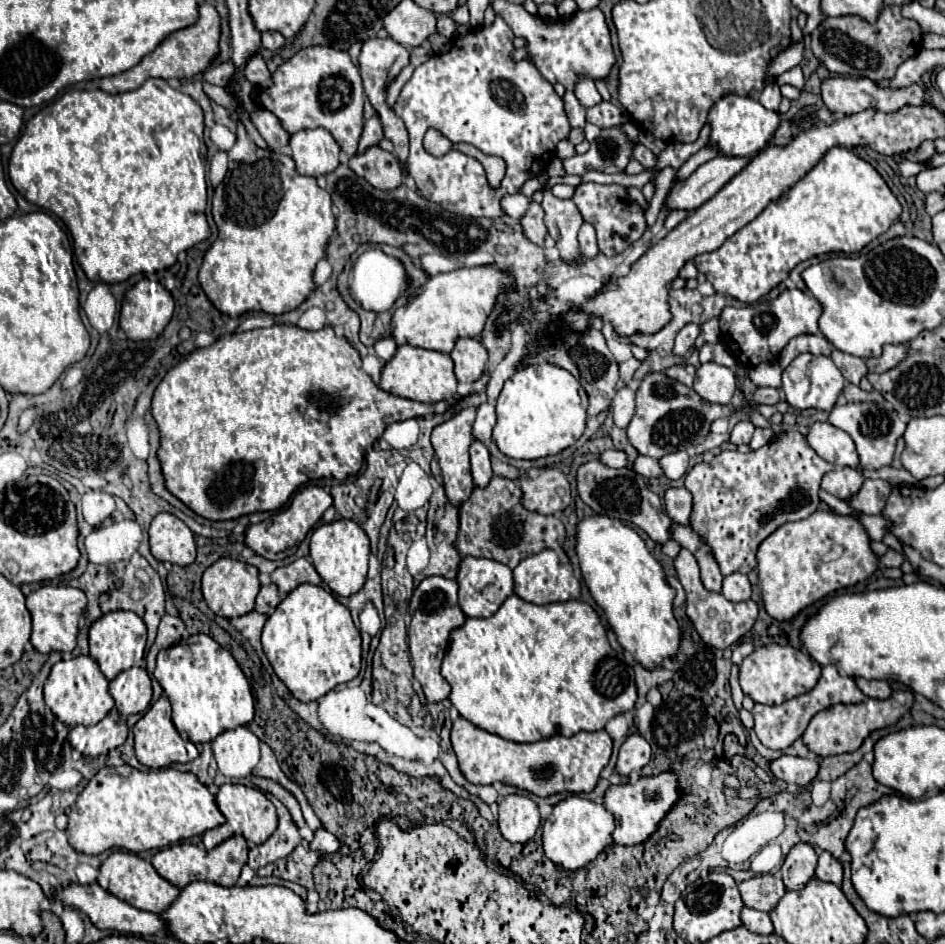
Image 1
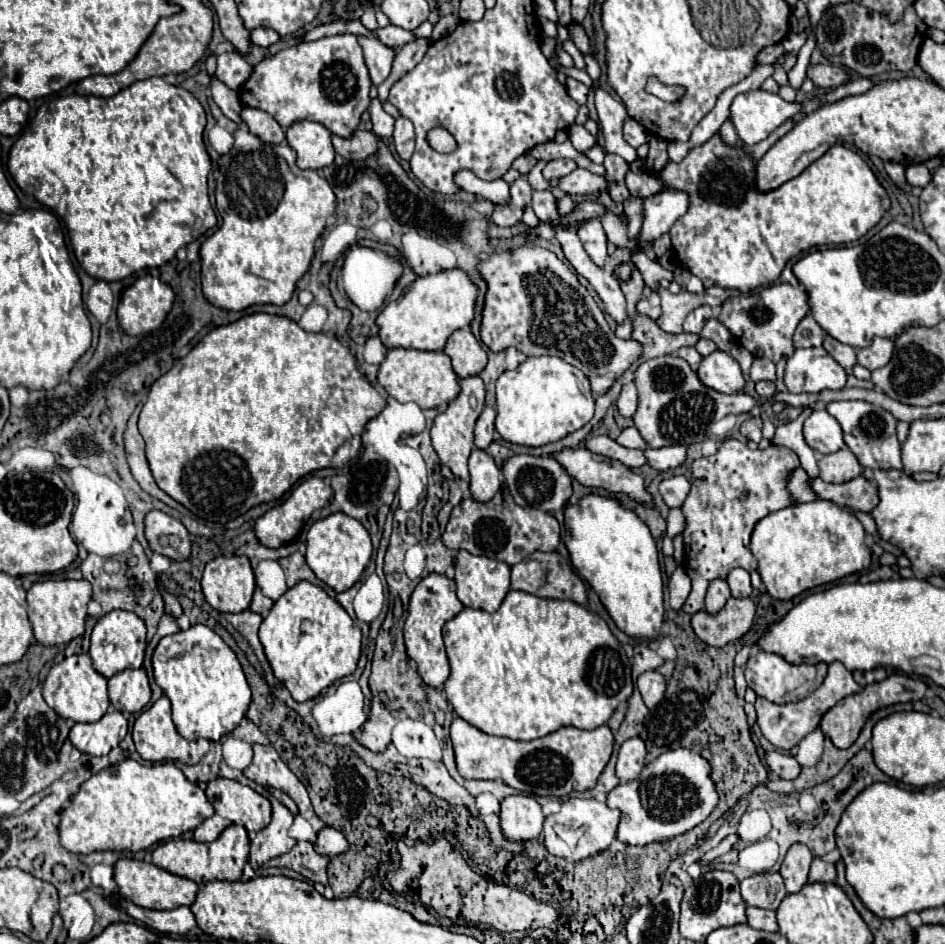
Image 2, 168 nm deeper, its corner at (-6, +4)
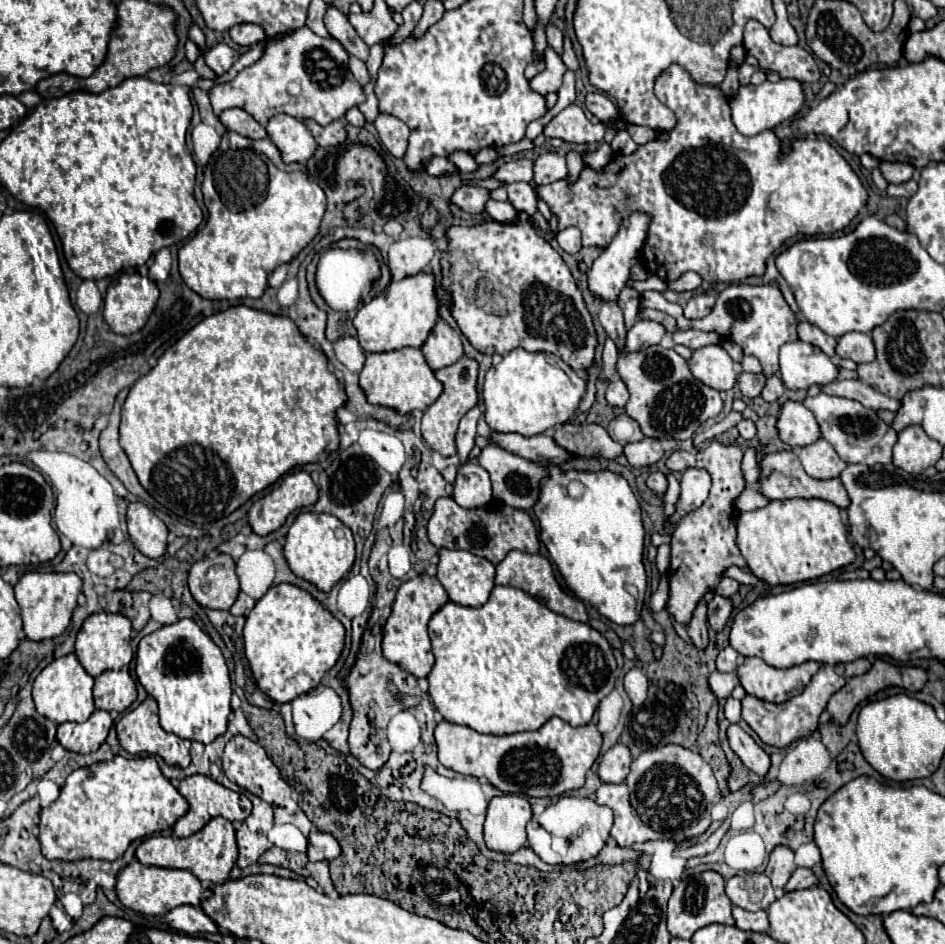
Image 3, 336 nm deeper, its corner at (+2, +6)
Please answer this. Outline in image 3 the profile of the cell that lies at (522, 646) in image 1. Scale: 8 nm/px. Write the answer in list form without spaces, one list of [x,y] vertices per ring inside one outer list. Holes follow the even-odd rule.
[[[495,587],[489,601],[477,609],[451,601],[445,603],[429,621],[429,637],[435,655],[435,665],[427,675],[431,701],[447,721],[479,733],[535,731],[551,717],[559,717],[573,727],[587,725],[601,699],[615,689],[621,673],[611,645],[597,629],[551,611],[545,603],[517,587]]]

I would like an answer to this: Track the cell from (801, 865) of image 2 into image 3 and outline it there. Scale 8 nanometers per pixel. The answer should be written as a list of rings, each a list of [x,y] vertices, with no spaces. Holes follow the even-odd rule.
[[[779,845],[773,849],[773,853],[769,857],[769,865],[765,869],[765,875],[771,879],[775,889],[783,889],[795,869],[797,869],[795,853],[789,847]]]

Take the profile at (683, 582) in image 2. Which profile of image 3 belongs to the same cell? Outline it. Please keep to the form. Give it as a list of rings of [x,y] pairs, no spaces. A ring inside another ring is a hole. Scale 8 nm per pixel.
[[[663,573],[661,575],[661,581],[659,581],[659,589],[651,595],[651,611],[663,611],[667,607],[667,599],[669,599],[669,581],[667,581],[667,575]]]

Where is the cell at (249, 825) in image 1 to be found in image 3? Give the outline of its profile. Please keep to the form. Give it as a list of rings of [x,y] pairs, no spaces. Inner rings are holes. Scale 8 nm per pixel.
[[[191,775],[191,777],[185,777],[185,779],[181,781],[181,785],[179,785],[179,791],[181,791],[183,797],[187,797],[191,809],[187,811],[187,815],[183,815],[183,817],[173,825],[173,833],[175,833],[177,837],[191,837],[191,835],[195,835],[195,833],[201,831],[213,817],[219,817],[219,815],[225,817],[225,819],[229,819],[229,821],[237,821],[237,823],[239,823],[239,821],[245,821],[245,819],[251,815],[251,809],[253,809],[251,801],[249,801],[243,793],[231,791],[231,789],[223,787],[221,783],[213,781],[213,779],[207,777],[207,775]]]

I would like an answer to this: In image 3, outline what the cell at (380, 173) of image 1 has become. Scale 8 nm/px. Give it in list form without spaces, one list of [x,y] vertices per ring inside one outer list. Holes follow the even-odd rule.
[[[345,119],[333,121],[327,127],[317,125],[315,121],[305,121],[305,125],[313,133],[315,141],[319,143],[319,147],[337,147],[337,145],[345,145],[347,143],[347,129],[345,129],[347,121]]]

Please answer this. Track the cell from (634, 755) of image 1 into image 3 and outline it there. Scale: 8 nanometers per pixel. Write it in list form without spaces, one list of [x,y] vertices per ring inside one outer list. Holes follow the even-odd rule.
[[[623,743],[613,745],[607,749],[607,753],[601,757],[599,763],[599,777],[603,783],[623,783],[625,777],[629,775],[629,765],[631,765],[631,753],[629,747]]]

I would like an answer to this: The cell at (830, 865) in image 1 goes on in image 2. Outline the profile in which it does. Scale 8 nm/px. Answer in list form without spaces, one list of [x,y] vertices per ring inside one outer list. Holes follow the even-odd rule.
[[[815,859],[809,871],[809,883],[831,883],[835,881],[835,865]]]

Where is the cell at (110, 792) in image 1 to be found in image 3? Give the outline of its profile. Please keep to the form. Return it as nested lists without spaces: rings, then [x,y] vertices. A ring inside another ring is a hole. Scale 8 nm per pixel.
[[[117,755],[113,761],[97,763],[97,765],[73,771],[67,777],[65,785],[61,787],[59,799],[47,809],[41,809],[41,823],[39,823],[41,851],[47,859],[77,861],[81,857],[91,857],[91,859],[115,861],[125,853],[131,841],[171,829],[177,823],[177,819],[183,817],[187,811],[189,811],[187,799],[161,773],[153,757],[125,759]]]

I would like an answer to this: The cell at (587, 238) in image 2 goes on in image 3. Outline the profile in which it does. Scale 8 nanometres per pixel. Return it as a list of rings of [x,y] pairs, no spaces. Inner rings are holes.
[[[567,227],[567,229],[559,231],[559,233],[557,233],[557,243],[559,243],[559,247],[561,247],[563,251],[567,251],[567,253],[571,253],[571,255],[579,253],[579,251],[581,251],[581,233],[579,233],[579,229]]]

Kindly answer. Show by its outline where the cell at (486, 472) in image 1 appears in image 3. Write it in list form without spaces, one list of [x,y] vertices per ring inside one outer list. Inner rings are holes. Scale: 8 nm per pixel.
[[[467,461],[467,463],[459,465],[453,499],[465,509],[487,505],[493,499],[489,473],[479,463]]]

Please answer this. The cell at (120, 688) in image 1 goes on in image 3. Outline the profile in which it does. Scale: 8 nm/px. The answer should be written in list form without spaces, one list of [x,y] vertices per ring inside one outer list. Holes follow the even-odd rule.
[[[105,671],[95,679],[95,707],[103,711],[123,713],[137,699],[137,685],[129,671]]]

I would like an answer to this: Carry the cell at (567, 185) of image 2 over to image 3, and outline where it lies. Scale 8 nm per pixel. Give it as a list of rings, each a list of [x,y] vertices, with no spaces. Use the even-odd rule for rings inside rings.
[[[545,153],[539,159],[535,159],[535,183],[549,185],[555,181],[561,181],[569,175],[567,163],[563,155],[557,153]]]

